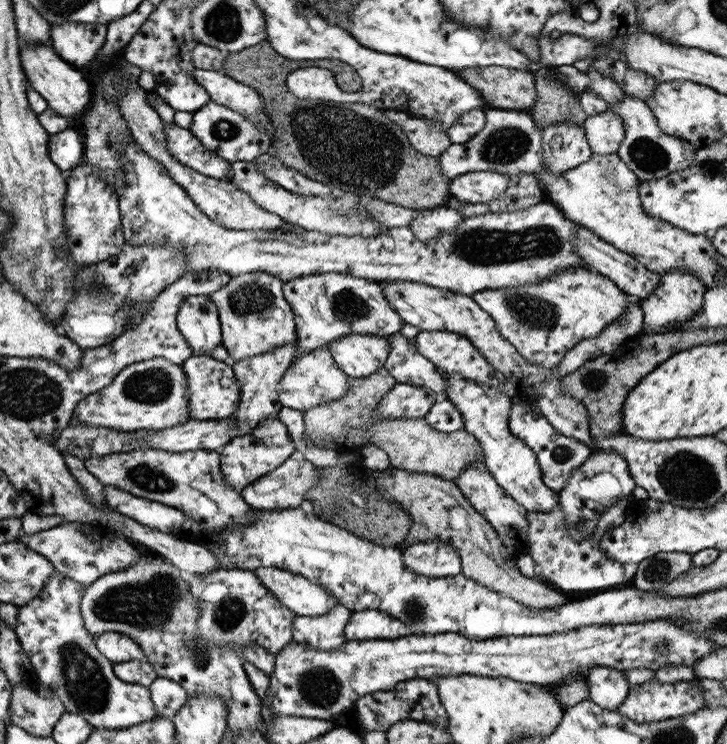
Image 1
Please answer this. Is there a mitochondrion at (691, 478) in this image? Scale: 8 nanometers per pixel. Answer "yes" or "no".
yes

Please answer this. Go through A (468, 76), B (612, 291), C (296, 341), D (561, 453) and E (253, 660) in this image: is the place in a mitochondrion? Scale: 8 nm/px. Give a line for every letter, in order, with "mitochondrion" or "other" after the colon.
A: other
B: other
C: other
D: mitochondrion
E: other

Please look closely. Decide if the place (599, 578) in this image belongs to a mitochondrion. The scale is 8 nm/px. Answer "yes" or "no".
no

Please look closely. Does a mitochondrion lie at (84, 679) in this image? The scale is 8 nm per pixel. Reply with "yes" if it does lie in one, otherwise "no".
yes

